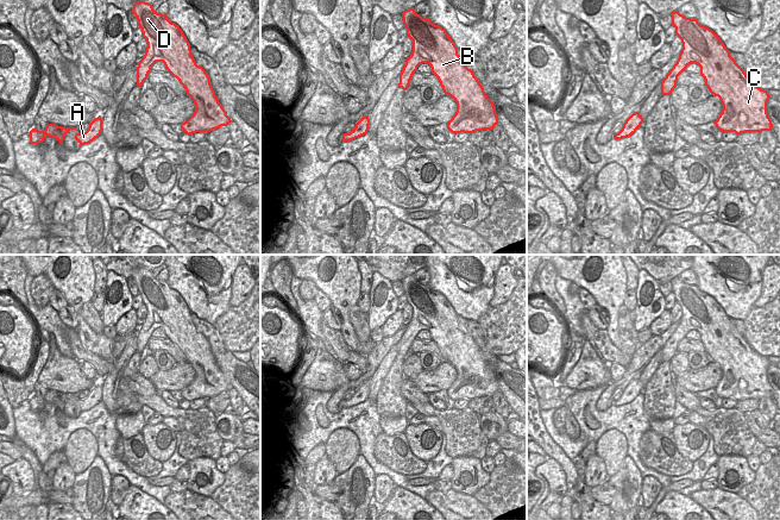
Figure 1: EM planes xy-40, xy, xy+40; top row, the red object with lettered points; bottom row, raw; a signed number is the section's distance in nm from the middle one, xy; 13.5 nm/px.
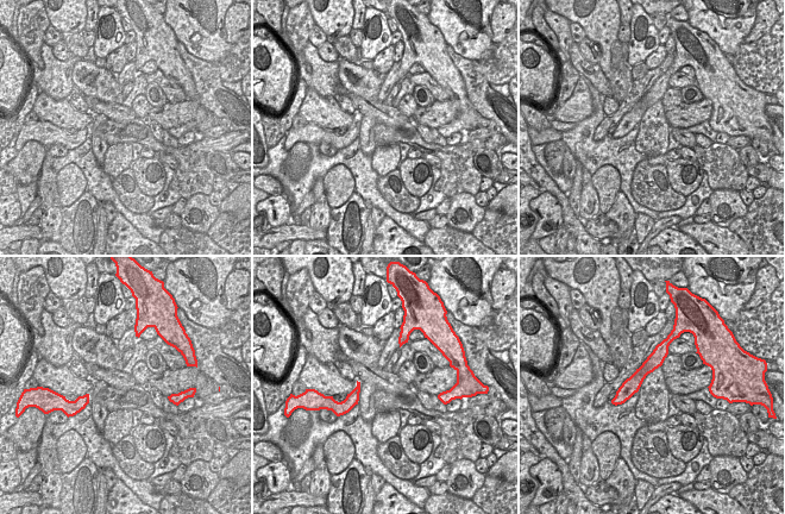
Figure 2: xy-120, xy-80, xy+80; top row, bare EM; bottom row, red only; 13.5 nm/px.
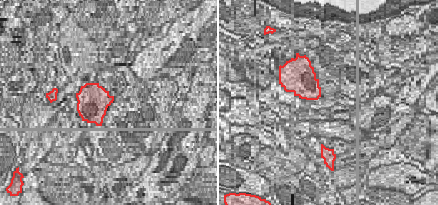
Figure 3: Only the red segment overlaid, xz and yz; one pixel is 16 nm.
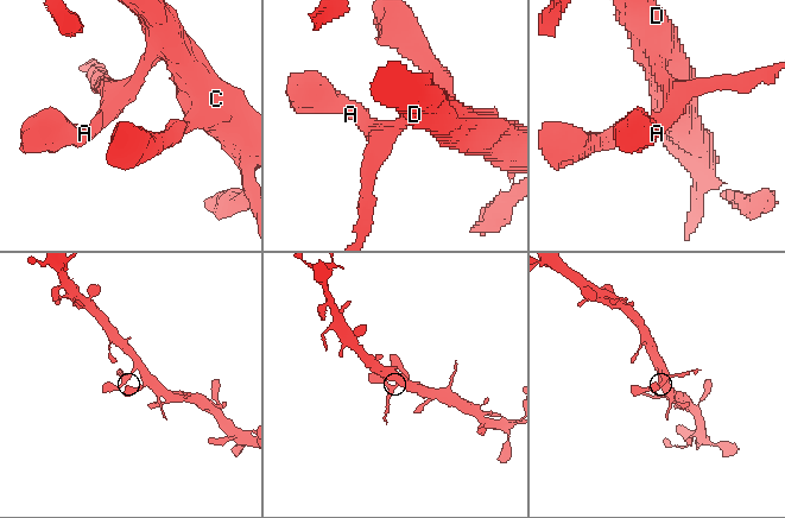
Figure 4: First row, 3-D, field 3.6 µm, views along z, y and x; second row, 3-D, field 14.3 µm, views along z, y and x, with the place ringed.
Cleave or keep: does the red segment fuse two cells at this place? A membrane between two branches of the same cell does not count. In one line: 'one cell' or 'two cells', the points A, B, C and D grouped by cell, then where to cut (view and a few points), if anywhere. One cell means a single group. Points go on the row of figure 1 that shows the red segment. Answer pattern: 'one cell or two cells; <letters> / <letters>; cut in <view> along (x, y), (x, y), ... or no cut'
two cells; A / B C D; cut in xy along (413, 73), (400, 75)

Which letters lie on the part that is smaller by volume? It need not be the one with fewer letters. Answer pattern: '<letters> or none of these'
A

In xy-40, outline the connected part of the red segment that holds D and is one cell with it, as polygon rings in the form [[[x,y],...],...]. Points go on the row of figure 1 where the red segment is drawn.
[[[145,1],[136,2],[131,12],[137,17],[147,43],[145,55],[138,62],[137,75],[150,73],[156,62],[163,62],[195,104],[194,114],[181,124],[181,129],[187,134],[193,134],[227,126],[232,120],[219,102],[208,74],[196,64],[190,44],[180,26],[171,23],[166,14],[157,13]]]

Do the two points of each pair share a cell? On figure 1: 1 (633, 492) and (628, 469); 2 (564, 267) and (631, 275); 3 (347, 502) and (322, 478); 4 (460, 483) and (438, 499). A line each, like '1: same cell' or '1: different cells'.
1: same cell
2: different cells
3: different cells
4: different cells

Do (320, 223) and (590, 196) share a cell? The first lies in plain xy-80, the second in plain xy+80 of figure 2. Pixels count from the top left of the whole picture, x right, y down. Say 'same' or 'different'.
same

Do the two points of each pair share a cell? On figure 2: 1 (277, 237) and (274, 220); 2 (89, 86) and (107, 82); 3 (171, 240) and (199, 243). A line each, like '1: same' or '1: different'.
1: different
2: same
3: same

